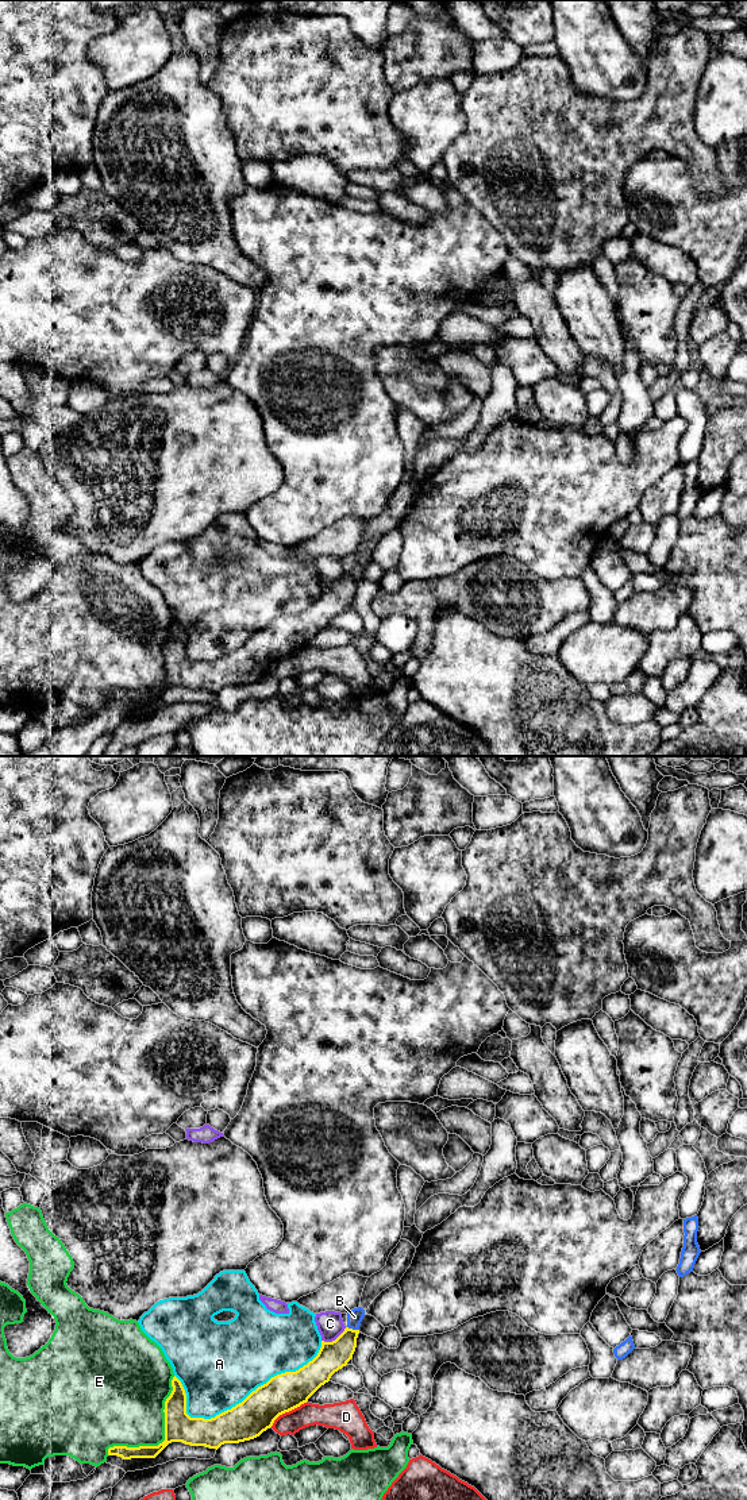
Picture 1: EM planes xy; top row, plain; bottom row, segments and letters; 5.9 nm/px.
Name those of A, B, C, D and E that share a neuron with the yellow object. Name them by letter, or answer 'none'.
none

